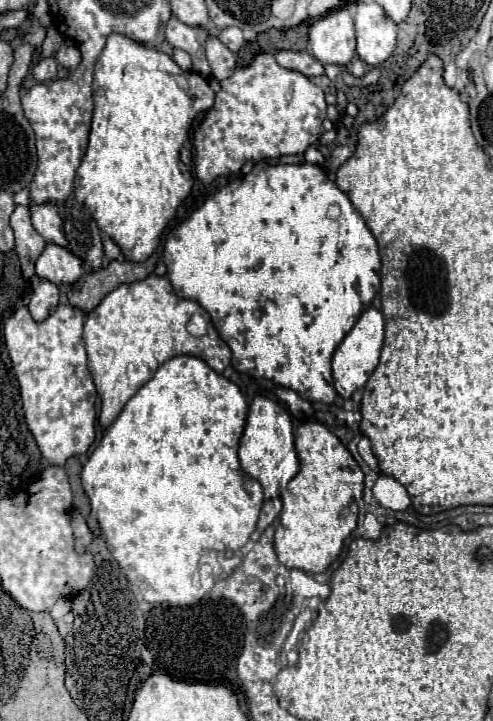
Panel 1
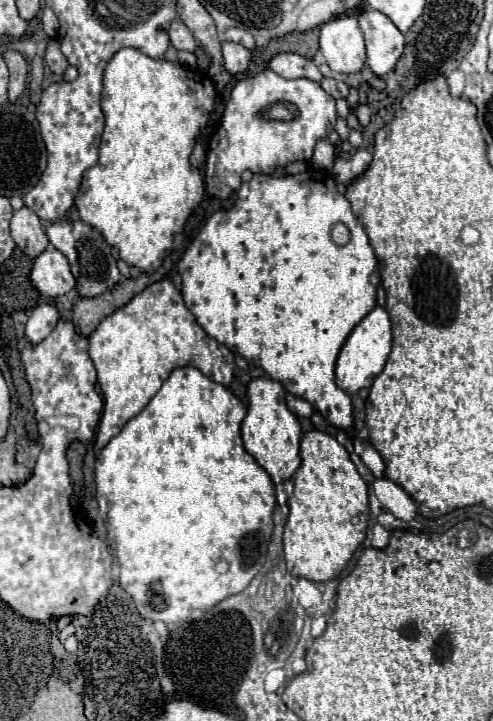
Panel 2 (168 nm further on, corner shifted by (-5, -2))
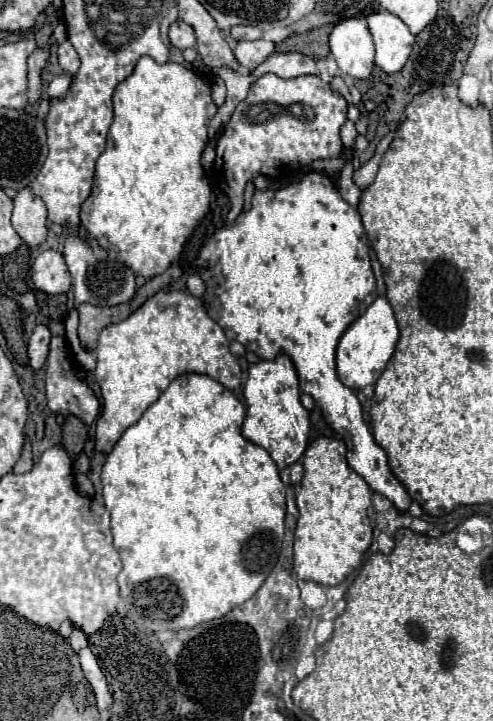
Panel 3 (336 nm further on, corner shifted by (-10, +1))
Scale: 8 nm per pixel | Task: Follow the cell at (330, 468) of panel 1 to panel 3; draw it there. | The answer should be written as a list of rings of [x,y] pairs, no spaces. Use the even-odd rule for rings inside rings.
[[[317,438],[313,440],[305,454],[303,454],[303,480],[301,488],[297,492],[297,508],[299,518],[295,528],[295,566],[293,570],[301,580],[313,580],[317,584],[335,586],[347,578],[363,560],[365,550],[371,546],[373,540],[373,528],[371,528],[371,516],[373,516],[373,504],[371,504],[371,488],[365,482],[363,476],[353,472],[345,458],[345,444],[341,440],[329,440],[329,438]]]

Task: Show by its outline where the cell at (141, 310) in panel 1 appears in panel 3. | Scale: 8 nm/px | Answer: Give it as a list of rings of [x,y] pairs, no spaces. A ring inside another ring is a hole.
[[[159,290],[129,318],[103,328],[95,354],[95,378],[103,396],[103,410],[97,418],[95,450],[103,454],[111,452],[119,434],[135,424],[147,406],[151,406],[179,374],[207,374],[229,390],[241,384],[241,368],[237,358],[229,352],[225,332],[207,316],[203,302],[189,292]]]

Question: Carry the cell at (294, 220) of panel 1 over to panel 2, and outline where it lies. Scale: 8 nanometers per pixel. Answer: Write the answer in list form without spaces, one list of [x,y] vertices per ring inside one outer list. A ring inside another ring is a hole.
[[[316,169],[300,173],[300,175],[288,175],[288,177],[254,175],[248,183],[242,183],[238,199],[236,199],[236,203],[234,203],[232,209],[218,211],[218,213],[214,213],[206,221],[206,225],[200,229],[198,237],[192,241],[192,245],[186,249],[184,257],[180,259],[178,273],[182,275],[182,283],[184,283],[182,285],[182,295],[184,295],[186,307],[194,313],[196,321],[204,327],[204,331],[210,337],[214,337],[216,341],[220,341],[222,345],[226,345],[230,351],[242,355],[246,361],[262,367],[272,379],[280,381],[288,393],[306,399],[316,411],[322,413],[322,417],[326,421],[330,421],[334,427],[344,429],[350,435],[350,439],[354,443],[354,453],[362,459],[362,463],[372,471],[372,475],[376,479],[384,477],[384,461],[382,461],[380,453],[372,447],[372,443],[362,443],[358,439],[358,433],[354,429],[354,417],[352,417],[350,397],[342,389],[338,389],[336,377],[334,377],[334,365],[336,365],[338,353],[340,353],[346,337],[350,335],[350,331],[354,329],[354,325],[358,325],[358,321],[362,321],[362,317],[366,317],[366,313],[370,313],[370,309],[376,307],[376,287],[380,283],[380,273],[378,273],[378,261],[376,261],[376,255],[374,255],[374,251],[370,247],[366,231],[358,223],[356,215],[352,213],[348,199],[342,193],[338,193],[332,175],[328,175],[324,171],[316,171]]]

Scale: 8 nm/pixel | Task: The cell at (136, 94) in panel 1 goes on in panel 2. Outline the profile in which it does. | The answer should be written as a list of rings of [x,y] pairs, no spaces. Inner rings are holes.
[[[124,47],[120,49],[108,63],[106,71],[104,71],[104,89],[102,89],[102,111],[104,111],[104,117],[106,117],[106,127],[104,127],[104,133],[102,133],[102,141],[100,141],[100,159],[94,167],[90,167],[86,173],[84,173],[84,179],[82,179],[82,185],[80,185],[80,191],[76,195],[76,209],[78,209],[78,215],[82,221],[86,221],[90,227],[98,229],[102,233],[102,237],[106,239],[108,245],[116,247],[118,253],[120,253],[120,259],[126,261],[128,265],[132,267],[138,267],[140,271],[144,273],[154,273],[164,257],[172,251],[172,243],[174,243],[174,235],[180,233],[184,229],[184,223],[186,219],[190,217],[190,213],[194,211],[194,207],[202,201],[204,197],[204,181],[202,181],[202,175],[198,169],[194,169],[190,165],[190,153],[194,149],[194,143],[196,143],[196,135],[200,131],[200,127],[204,127],[208,123],[208,117],[210,117],[210,97],[212,97],[212,111],[214,111],[214,103],[216,103],[216,89],[214,89],[214,83],[210,83],[210,79],[206,75],[196,75],[196,81],[190,79],[188,71],[178,65],[178,63],[170,63],[166,59],[152,59],[144,53],[140,53],[138,49],[134,47]]]

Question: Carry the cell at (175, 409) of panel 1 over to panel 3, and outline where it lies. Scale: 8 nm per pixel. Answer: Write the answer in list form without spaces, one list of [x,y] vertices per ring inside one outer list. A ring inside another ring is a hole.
[[[187,372],[177,376],[169,384],[169,388],[159,396],[159,400],[147,408],[147,412],[141,416],[139,422],[135,422],[121,434],[113,450],[107,454],[101,472],[101,482],[103,482],[105,508],[111,514],[111,532],[115,548],[119,550],[123,562],[123,570],[119,572],[117,582],[127,606],[127,616],[139,626],[143,626],[147,632],[193,628],[201,622],[225,616],[231,608],[243,604],[259,590],[259,586],[265,582],[267,574],[273,570],[279,558],[281,540],[285,532],[285,486],[279,478],[279,470],[271,460],[271,456],[261,446],[241,436],[241,424],[245,420],[245,415],[246,408],[243,402],[235,398],[233,392],[227,390],[223,384],[205,374]]]

